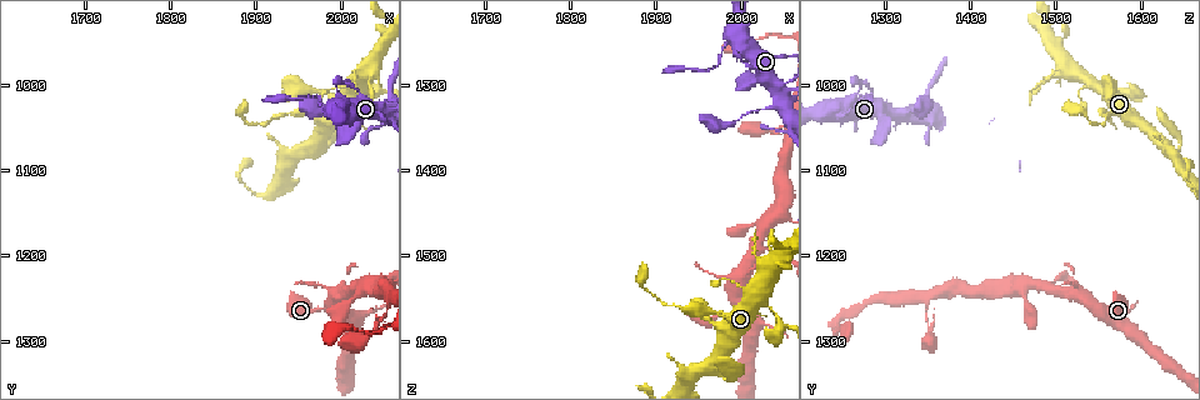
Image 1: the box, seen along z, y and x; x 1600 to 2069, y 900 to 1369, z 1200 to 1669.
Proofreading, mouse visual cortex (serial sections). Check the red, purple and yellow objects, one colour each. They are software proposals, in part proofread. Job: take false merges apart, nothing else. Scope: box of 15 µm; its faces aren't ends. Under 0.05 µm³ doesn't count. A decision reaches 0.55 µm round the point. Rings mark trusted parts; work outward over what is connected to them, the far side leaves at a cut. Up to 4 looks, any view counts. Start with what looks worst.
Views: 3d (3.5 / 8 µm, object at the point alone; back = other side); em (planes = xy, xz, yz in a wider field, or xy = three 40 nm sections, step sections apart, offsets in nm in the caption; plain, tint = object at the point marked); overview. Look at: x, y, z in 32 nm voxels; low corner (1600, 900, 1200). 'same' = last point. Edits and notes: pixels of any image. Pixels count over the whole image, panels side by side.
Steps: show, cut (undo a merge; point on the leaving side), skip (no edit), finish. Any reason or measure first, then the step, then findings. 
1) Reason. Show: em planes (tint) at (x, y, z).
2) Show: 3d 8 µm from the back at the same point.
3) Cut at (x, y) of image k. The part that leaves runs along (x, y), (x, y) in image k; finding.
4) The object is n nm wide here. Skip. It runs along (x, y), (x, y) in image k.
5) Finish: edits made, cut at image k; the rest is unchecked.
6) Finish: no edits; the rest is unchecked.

Calibre changes. Show: 3d 3.5 µm at (1965, 1030, 1575).

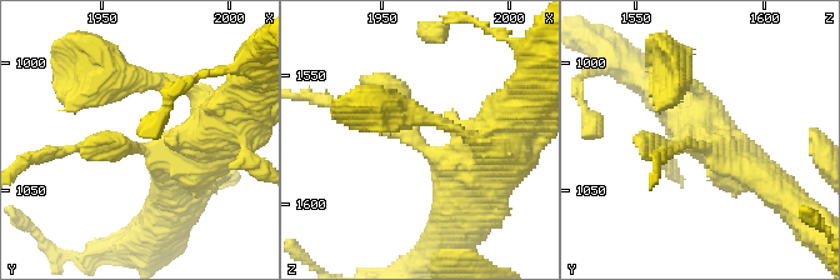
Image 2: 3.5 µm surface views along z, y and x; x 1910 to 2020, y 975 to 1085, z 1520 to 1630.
Need the tissue. Show: em xy step 2 (tint) at (1963, 1033, 1575).

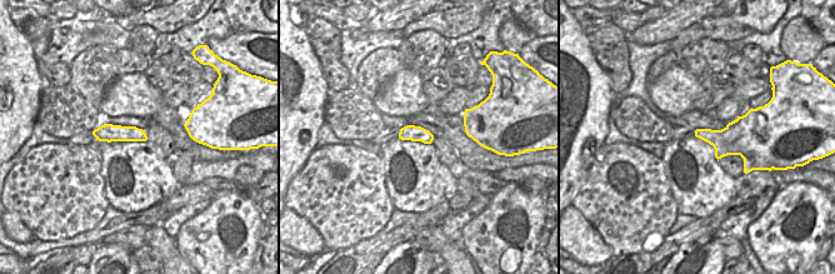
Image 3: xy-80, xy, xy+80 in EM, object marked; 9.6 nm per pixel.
Skip. It runs along (96, 133), (131, 133), (143, 138) in image 3; all the same cell.

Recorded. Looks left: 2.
Show: 3d 3.5 µm at (2005, 1045, 1295).

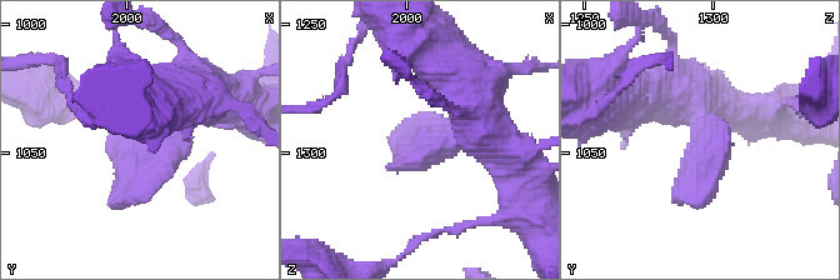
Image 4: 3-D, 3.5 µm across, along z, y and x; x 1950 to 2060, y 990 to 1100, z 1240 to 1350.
Skip. Continuous, no second cell.

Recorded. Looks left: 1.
Finish: no edits; the rest is unchecked.

